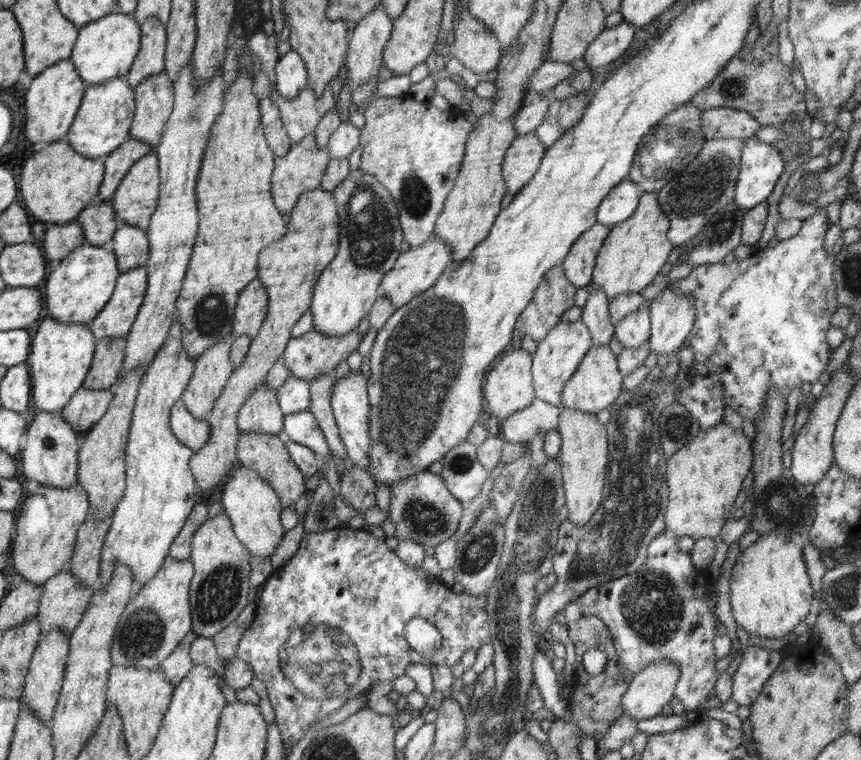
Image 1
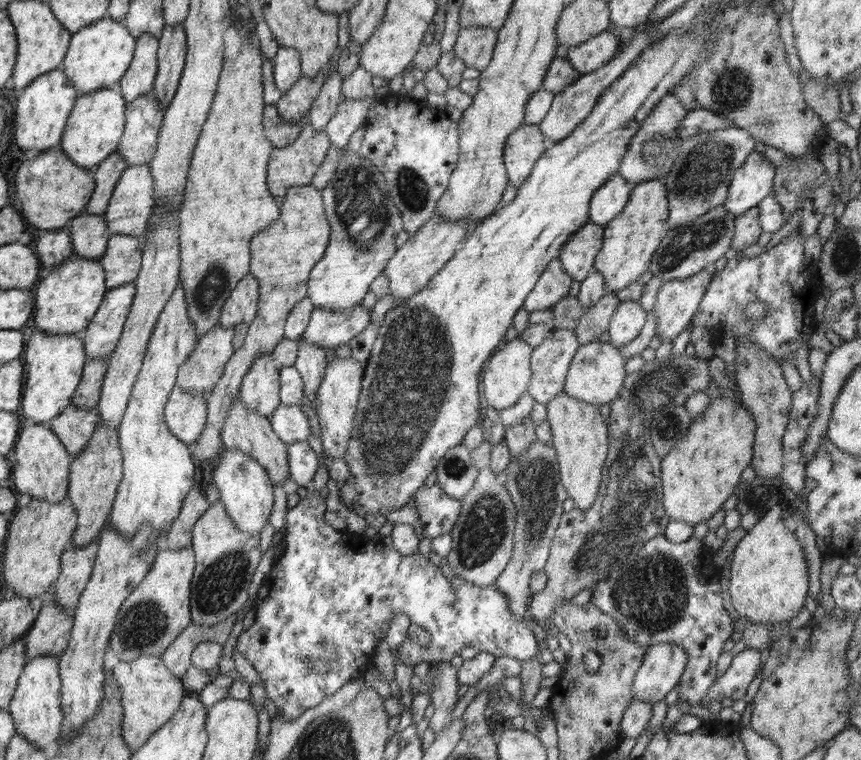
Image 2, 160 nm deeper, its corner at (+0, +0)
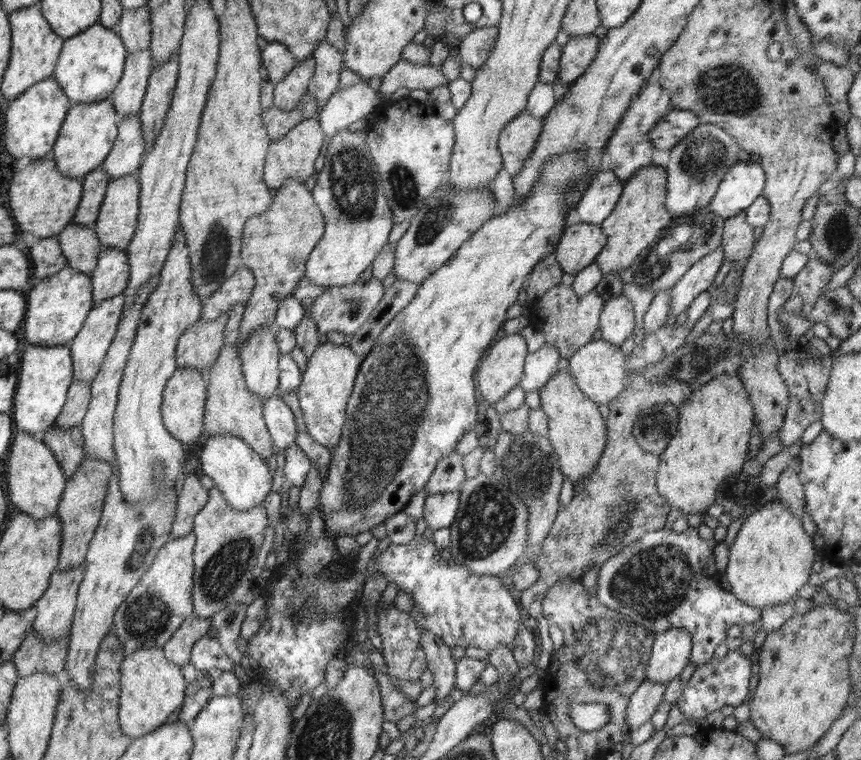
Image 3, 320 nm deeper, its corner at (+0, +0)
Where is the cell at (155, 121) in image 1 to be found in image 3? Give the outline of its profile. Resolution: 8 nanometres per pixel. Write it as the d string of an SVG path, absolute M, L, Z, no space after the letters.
M140 114L132 117L120 117L118 136L115 138L113 147L100 167L109 174L111 180L136 173L143 161L144 154L146 154L145 148Z

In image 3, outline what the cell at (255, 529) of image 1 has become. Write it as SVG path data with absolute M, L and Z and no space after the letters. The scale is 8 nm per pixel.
M233 434L210 435L200 452L202 472L214 481L215 487L222 492L228 506L237 511L254 509L262 506L271 492L273 476L270 470L251 446Z

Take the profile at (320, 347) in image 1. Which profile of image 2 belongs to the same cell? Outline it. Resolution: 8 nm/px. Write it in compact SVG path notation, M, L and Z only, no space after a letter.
M361 304L343 313L315 307L302 339L323 349L336 349L339 344L348 345L370 322L370 312Z

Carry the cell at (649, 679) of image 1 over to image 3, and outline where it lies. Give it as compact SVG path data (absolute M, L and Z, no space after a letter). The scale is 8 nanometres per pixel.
M665 627L654 637L651 657L645 670L645 679L660 684L668 684L682 674L691 660L692 639L687 630Z

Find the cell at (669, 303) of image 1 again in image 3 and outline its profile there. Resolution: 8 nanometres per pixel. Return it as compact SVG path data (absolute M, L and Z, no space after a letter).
M721 248L713 250L712 254L698 260L688 272L670 289L671 298L669 314L677 317L684 310L688 309L693 300L701 292L713 284L718 270L725 260Z

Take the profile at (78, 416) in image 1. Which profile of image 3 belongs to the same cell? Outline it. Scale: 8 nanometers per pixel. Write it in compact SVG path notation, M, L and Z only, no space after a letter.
M53 425L44 435L42 440L58 459L60 469L64 471L66 479L72 479L72 475L78 471L78 467L85 458L84 439L79 426L72 426L64 430Z

